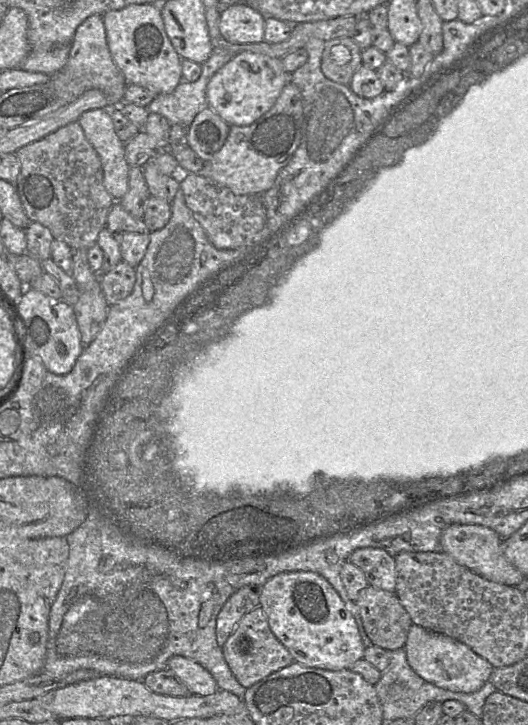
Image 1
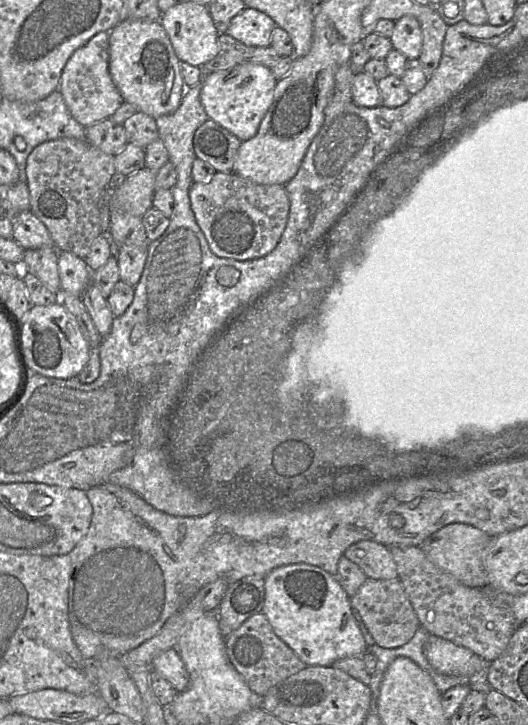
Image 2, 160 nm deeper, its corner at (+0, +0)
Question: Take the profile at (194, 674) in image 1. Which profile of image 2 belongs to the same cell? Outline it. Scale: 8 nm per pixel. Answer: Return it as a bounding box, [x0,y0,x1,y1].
[151,648,189,692]

